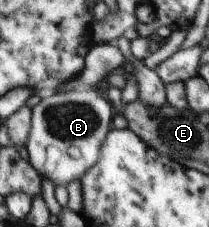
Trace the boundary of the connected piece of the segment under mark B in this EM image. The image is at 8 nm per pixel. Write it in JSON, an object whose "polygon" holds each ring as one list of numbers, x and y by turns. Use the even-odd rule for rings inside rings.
{"polygon":[[85,87,72,91,56,90,54,92,54,95,41,99,38,104,33,107,32,111,32,129,30,130,28,141,25,144,29,154,28,160,30,161,30,163,35,167,35,170,38,170,42,174,43,178,53,181,55,183,55,186,65,187,67,186,67,184,69,184,69,182,73,182,73,180,80,180,80,178,83,176,83,173,85,173,88,168,91,168,91,166,93,166,93,164,98,161,100,144,103,142,105,135,112,128,112,117,114,115,112,106,109,104,109,102,105,101,101,96,99,96,99,94,97,94,94,87]]}

